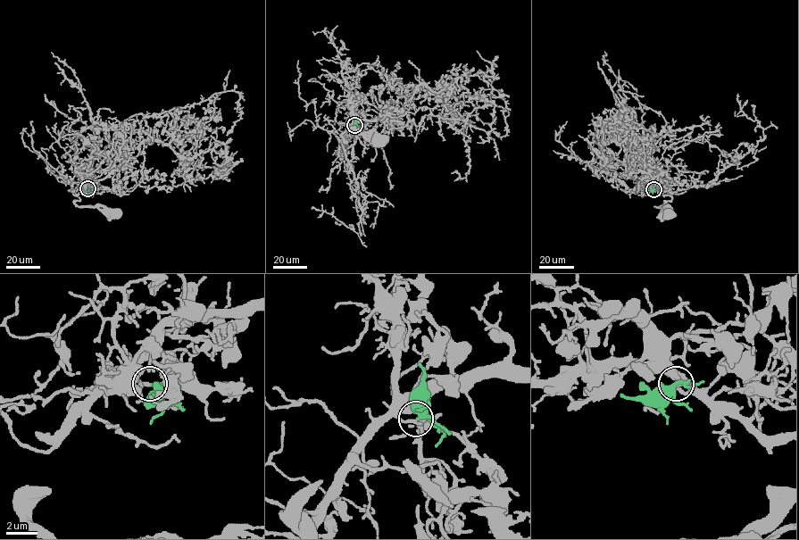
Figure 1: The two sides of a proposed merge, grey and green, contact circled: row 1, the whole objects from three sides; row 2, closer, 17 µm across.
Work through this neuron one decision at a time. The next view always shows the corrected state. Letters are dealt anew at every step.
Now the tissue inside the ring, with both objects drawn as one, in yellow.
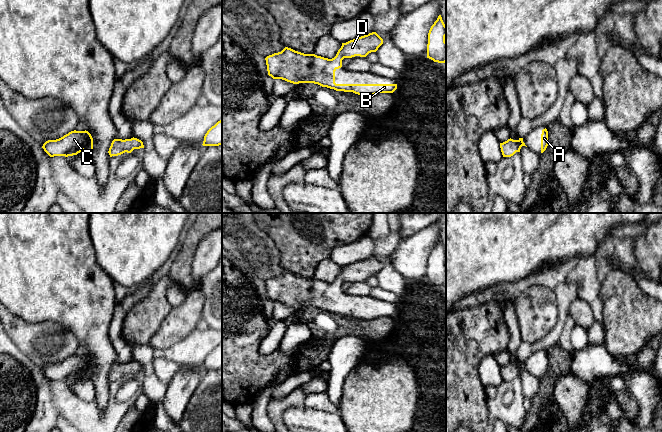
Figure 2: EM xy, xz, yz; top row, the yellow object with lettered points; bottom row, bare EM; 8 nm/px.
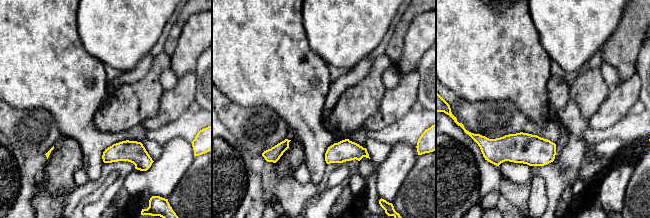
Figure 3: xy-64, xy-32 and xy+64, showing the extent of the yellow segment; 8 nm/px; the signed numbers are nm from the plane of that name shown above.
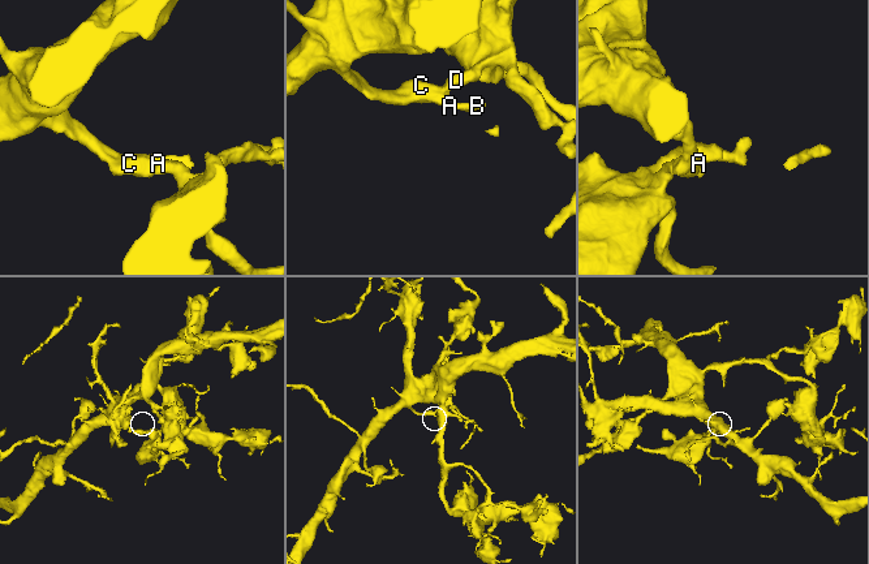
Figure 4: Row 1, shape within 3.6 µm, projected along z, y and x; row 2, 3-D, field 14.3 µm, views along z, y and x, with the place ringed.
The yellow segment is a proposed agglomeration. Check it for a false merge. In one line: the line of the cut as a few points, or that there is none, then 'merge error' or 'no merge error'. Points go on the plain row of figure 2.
no cut; no merge error

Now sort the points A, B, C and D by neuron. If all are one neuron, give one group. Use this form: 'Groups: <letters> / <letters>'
Groups: A B C D

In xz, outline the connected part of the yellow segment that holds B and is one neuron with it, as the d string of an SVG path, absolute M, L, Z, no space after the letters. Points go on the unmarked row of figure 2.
M372 256L342 267L332 283L304 278L285 271L281 276L265 282L268 299L273 303L282 303L293 308L314 307L336 315L353 316L362 320L379 317L393 317L397 308L336 308L335 295L342 291L344 282L366 281L376 276L383 268L383 263Z

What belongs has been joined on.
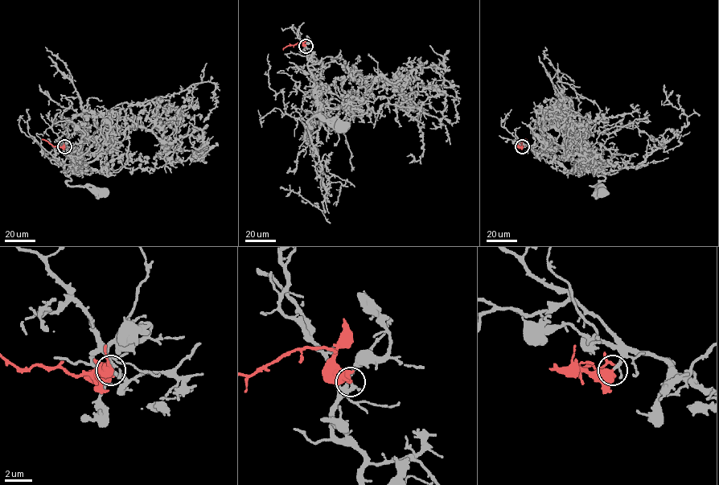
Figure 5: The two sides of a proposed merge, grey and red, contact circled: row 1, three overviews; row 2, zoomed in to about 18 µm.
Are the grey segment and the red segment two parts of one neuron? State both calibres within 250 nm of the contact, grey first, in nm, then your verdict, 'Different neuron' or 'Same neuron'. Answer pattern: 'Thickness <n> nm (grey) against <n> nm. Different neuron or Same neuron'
Thickness 200 nm (grey) against 550 nm. Same neuron

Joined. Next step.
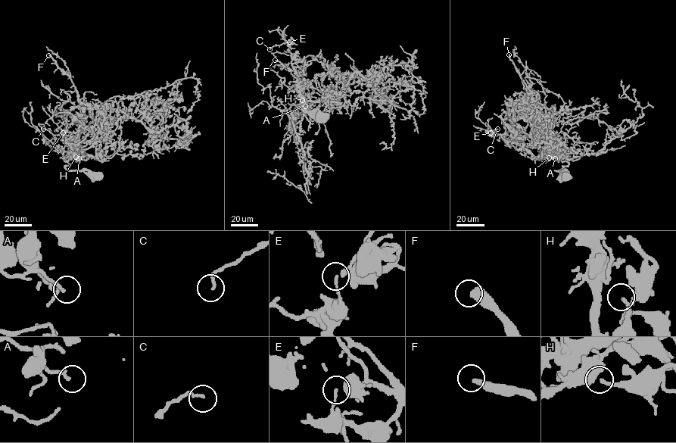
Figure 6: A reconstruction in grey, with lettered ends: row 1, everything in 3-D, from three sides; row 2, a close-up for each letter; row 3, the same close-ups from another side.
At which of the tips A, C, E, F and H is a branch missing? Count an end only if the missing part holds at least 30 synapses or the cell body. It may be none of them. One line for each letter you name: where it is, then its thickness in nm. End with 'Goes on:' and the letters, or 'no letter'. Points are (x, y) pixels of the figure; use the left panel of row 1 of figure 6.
F: at (48, 55); 380 nm thick
Goes on: F

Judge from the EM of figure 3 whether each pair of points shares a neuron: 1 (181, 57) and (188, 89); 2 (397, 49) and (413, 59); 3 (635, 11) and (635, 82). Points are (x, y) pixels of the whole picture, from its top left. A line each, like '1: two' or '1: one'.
1: two
2: two
3: two

